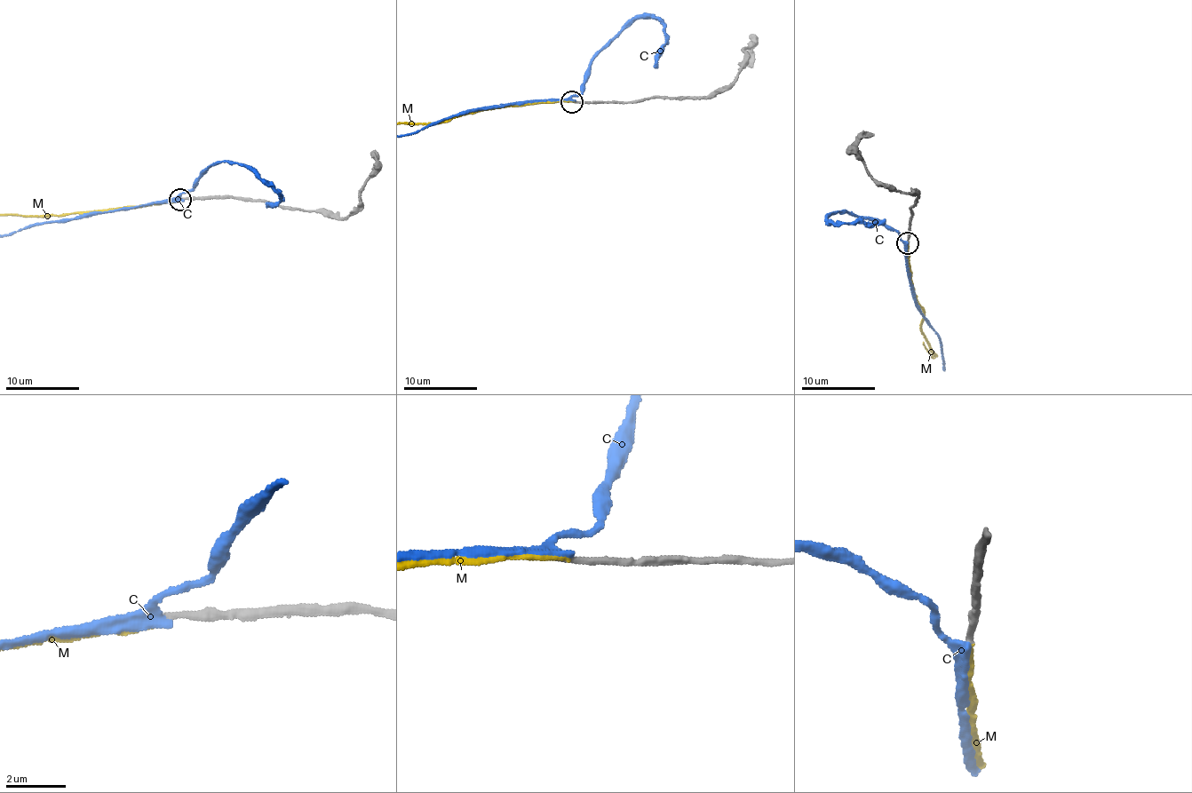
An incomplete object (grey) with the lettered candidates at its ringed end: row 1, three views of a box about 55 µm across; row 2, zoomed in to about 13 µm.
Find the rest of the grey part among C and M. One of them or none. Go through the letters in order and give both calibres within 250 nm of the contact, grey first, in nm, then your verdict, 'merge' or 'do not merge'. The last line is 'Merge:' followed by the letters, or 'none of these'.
C: calibres 220 and 280 nm; do not merge
M: calibres 220 and 180 nm; merge
Merge: M

